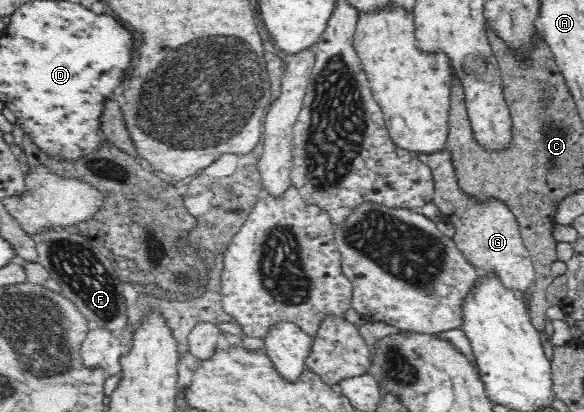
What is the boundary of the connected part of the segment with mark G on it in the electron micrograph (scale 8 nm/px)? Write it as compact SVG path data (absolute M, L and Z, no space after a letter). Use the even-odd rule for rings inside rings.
M442 148L430 155L417 153L416 157L431 169L434 180L433 202L450 218L455 227L453 240L466 260L481 273L496 274L506 288L518 289L527 296L533 287L535 272L512 210L498 198L480 202L466 194L458 185L452 157L447 149Z

